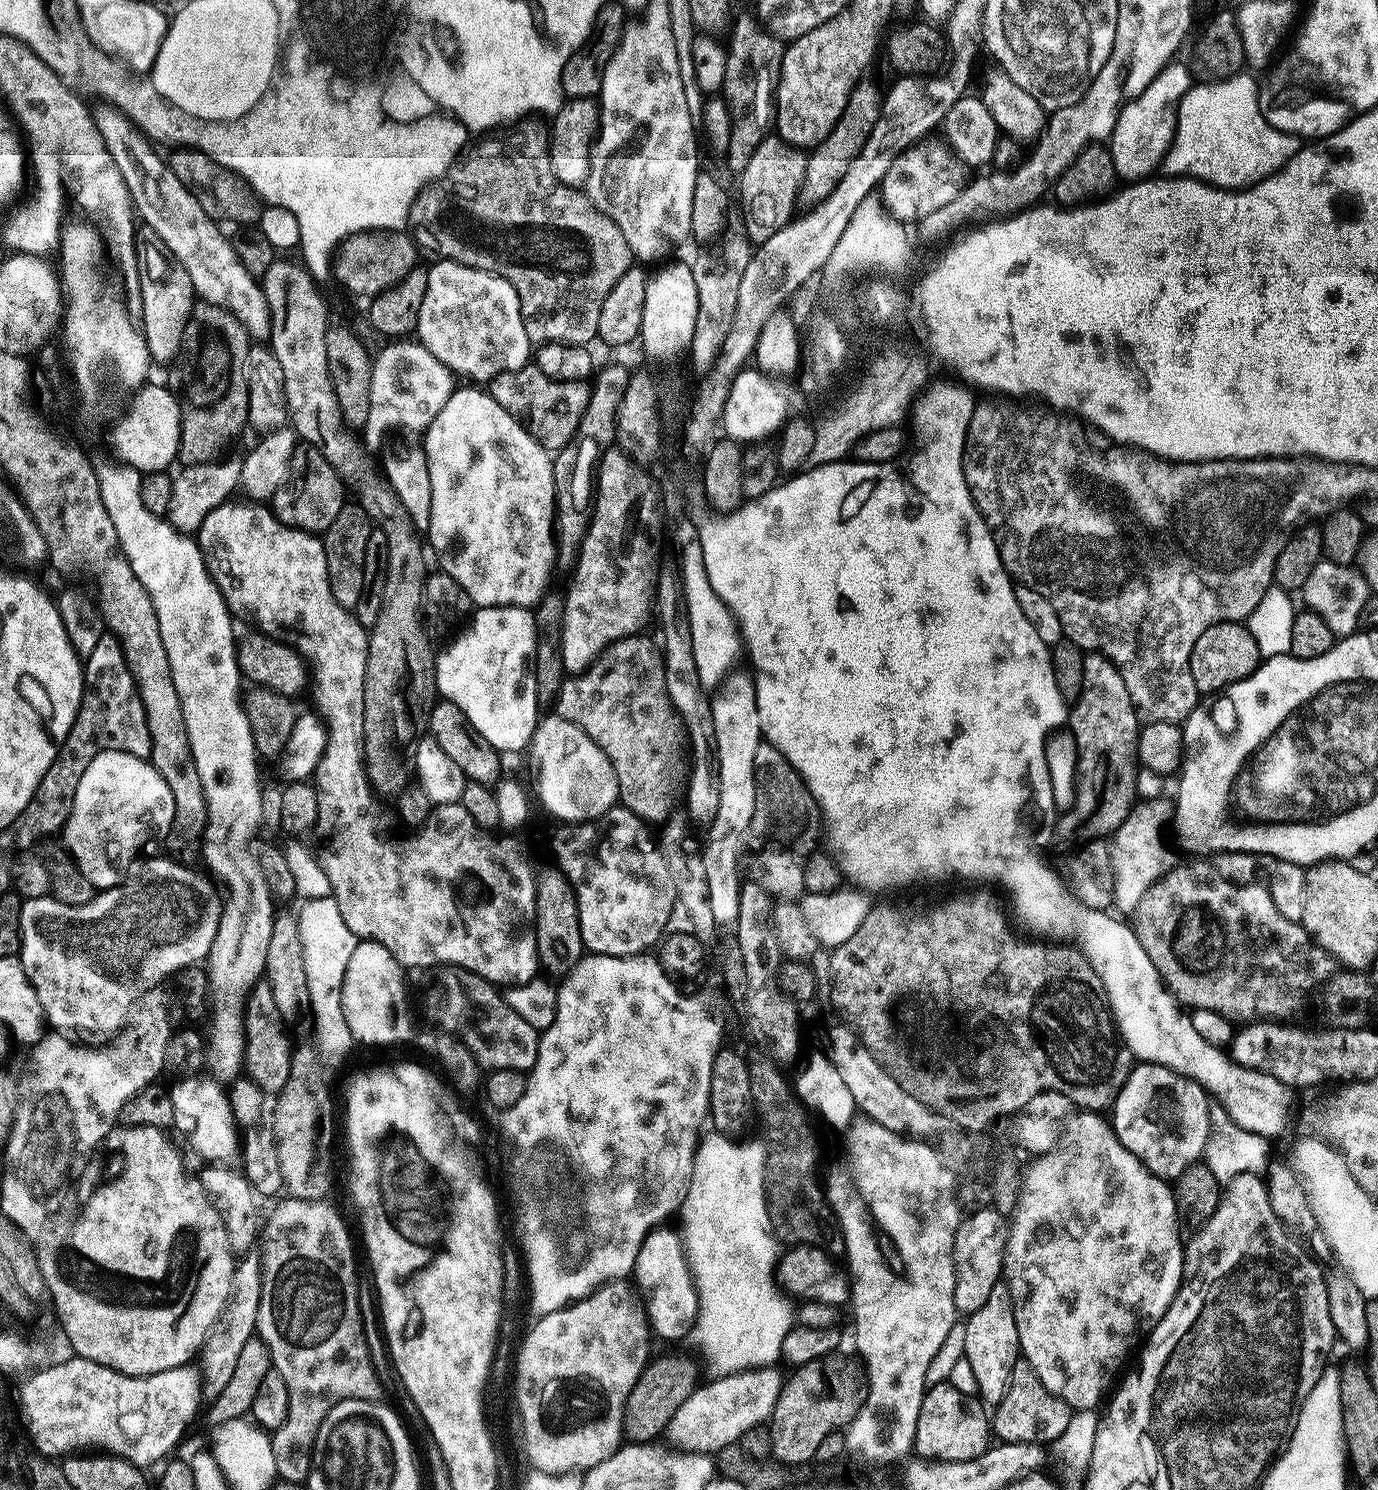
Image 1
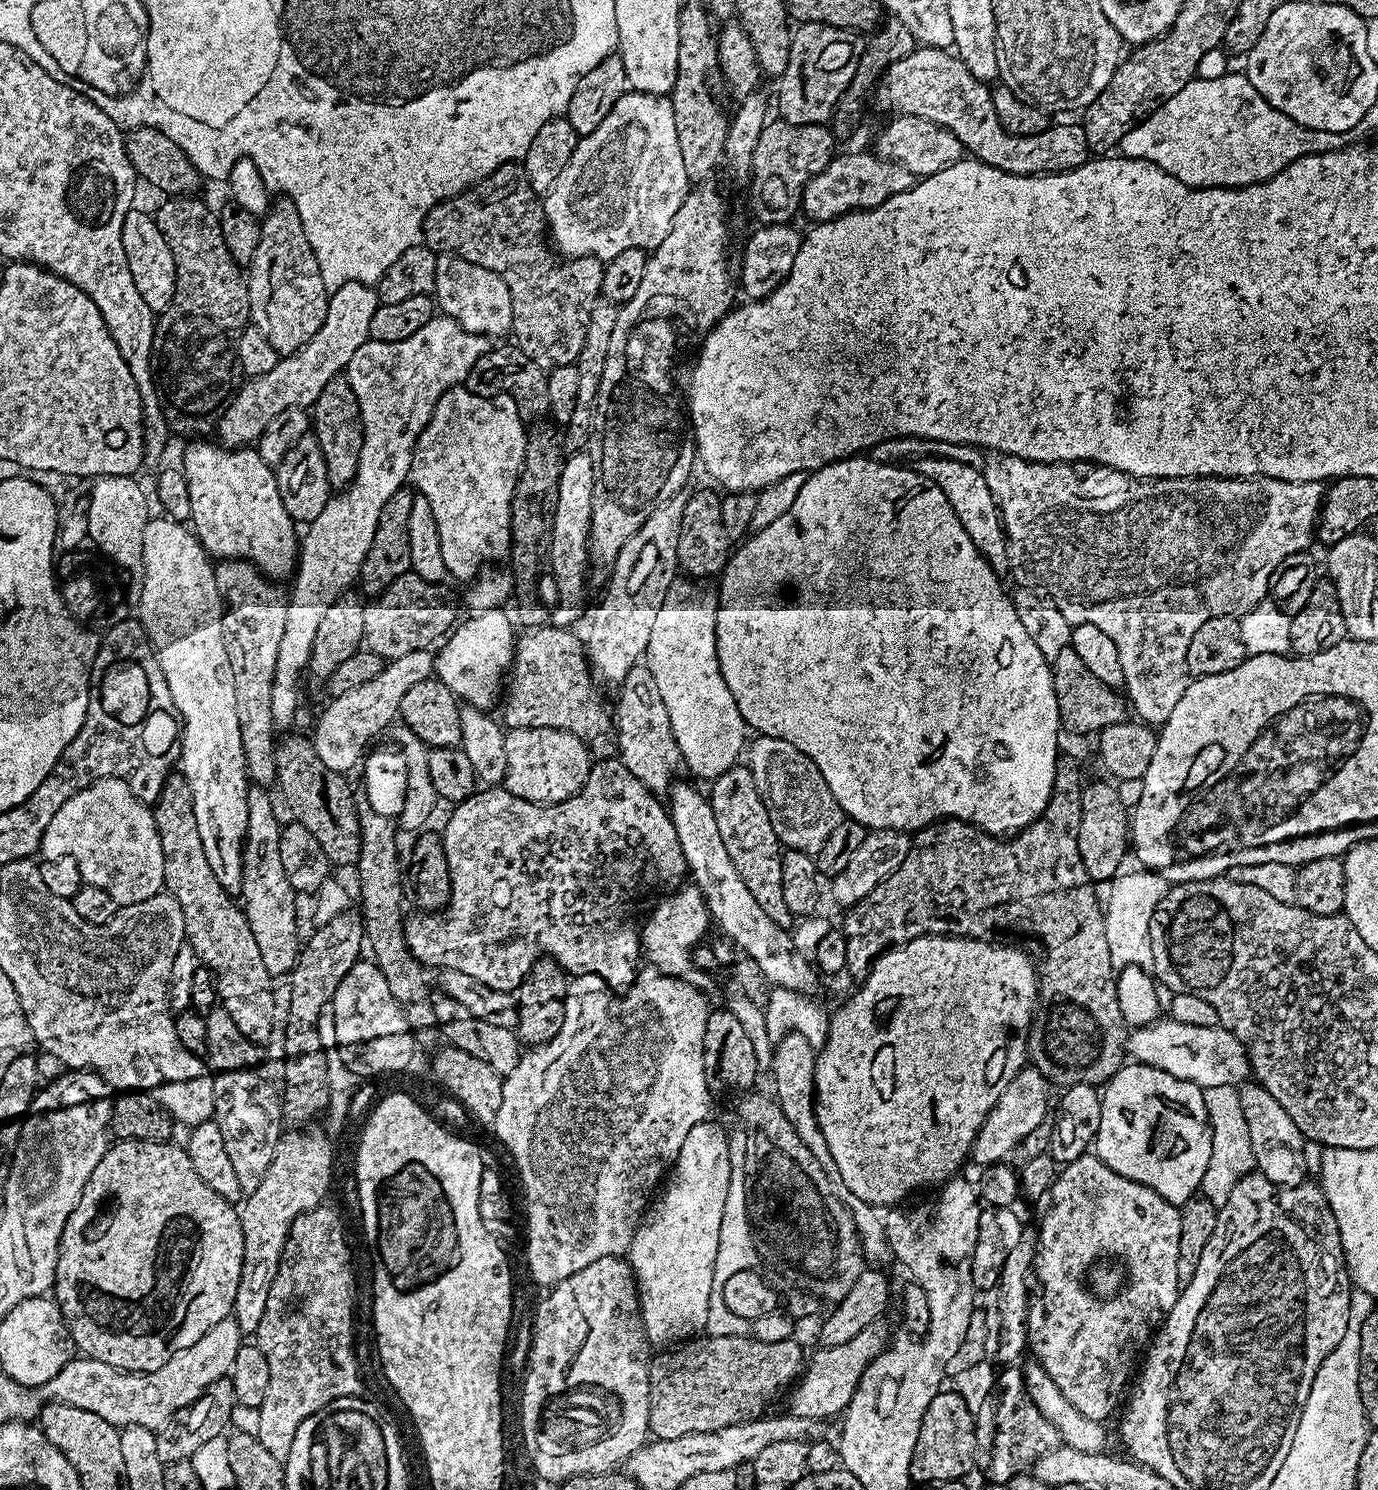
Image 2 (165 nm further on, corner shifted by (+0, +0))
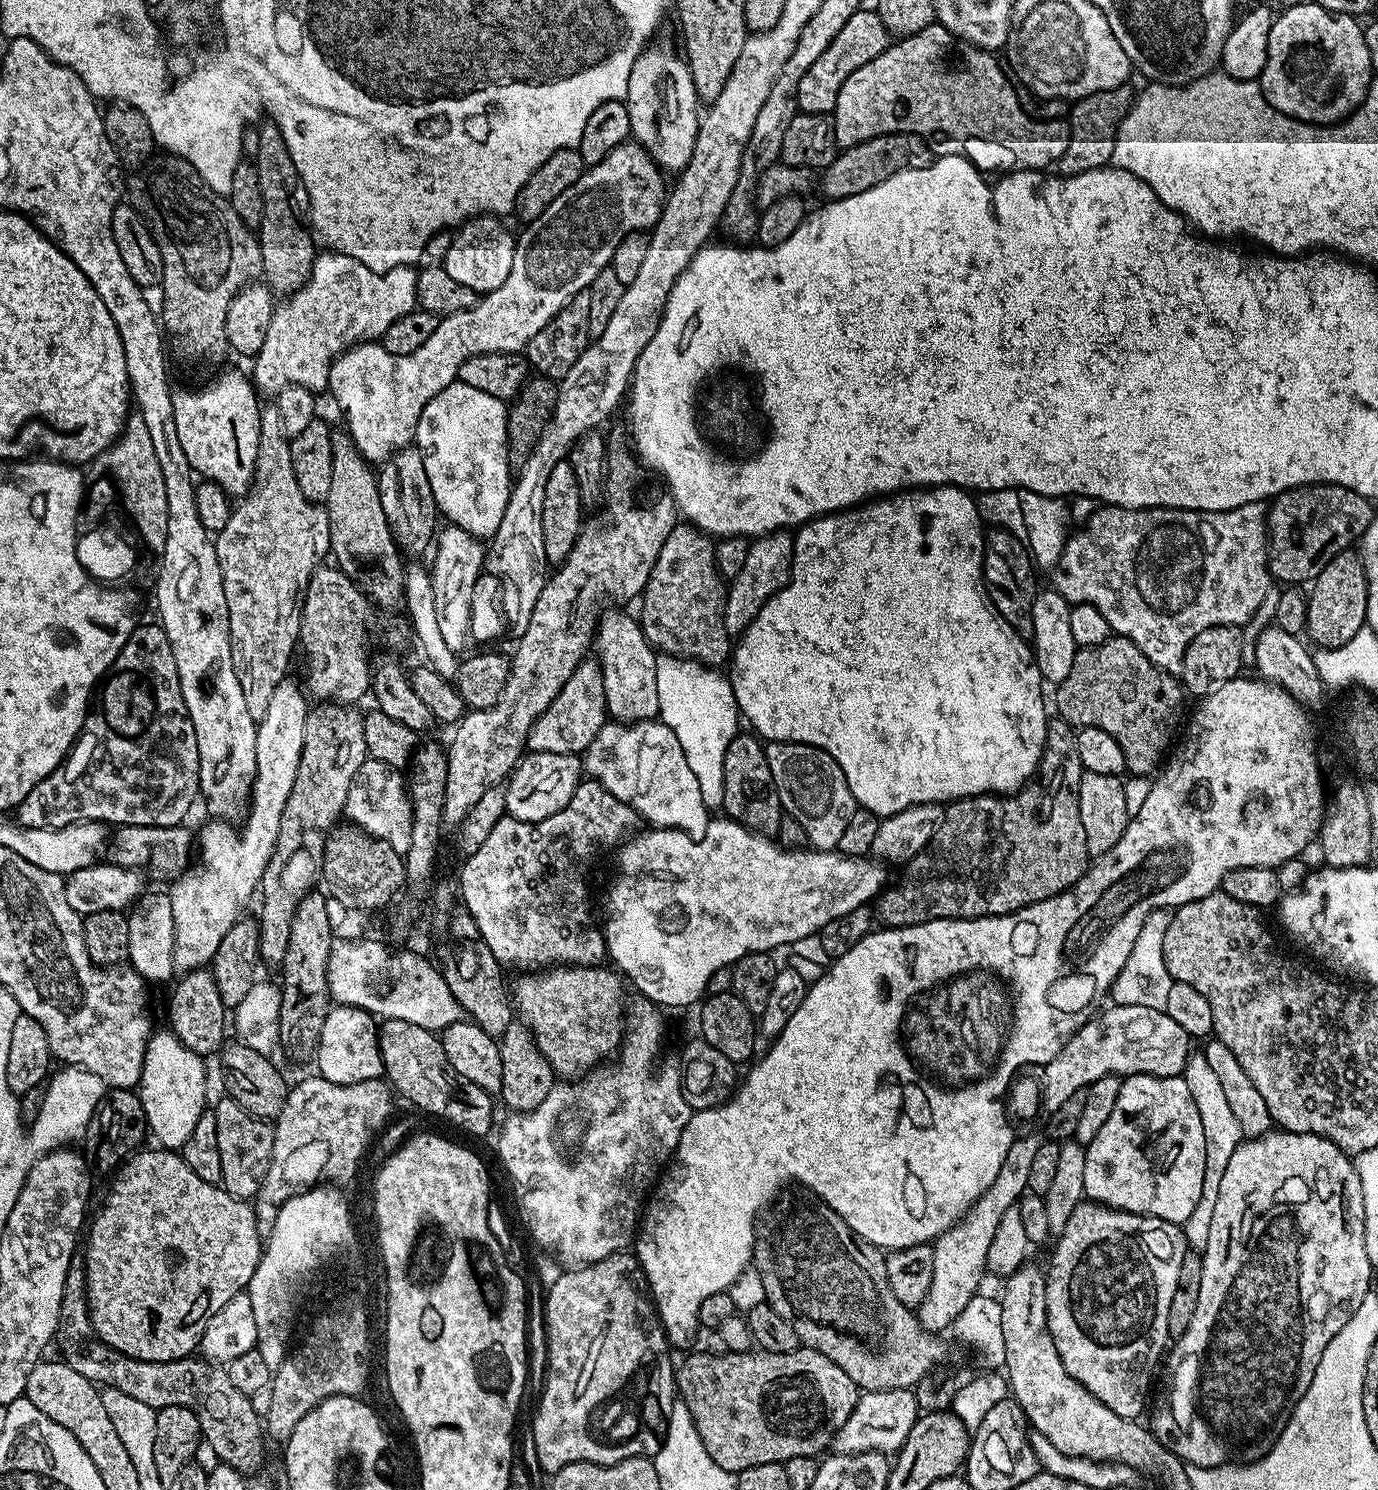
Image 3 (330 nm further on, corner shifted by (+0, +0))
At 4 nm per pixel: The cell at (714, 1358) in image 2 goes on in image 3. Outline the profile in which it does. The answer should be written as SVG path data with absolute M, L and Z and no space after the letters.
M799 1346L790 1353L725 1351L723 1355L696 1352L681 1364L679 1361L674 1375L679 1399L694 1420L698 1438L702 1438L702 1446L706 1446L706 1454L710 1454L722 1470L733 1474L750 1466L783 1464L790 1458L819 1457L825 1451L823 1448L835 1441L837 1428L850 1418L862 1395L842 1366L834 1366L826 1354L818 1354L813 1348Z

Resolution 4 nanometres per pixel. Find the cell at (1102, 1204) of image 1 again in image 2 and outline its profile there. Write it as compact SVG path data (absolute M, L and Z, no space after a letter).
M1085 1154L1078 1157L1074 1162L1063 1165L1059 1169L1056 1181L1050 1193L1052 1209L1048 1212L1048 1217L1040 1226L1040 1236L1036 1245L1036 1263L1034 1265L1034 1276L1040 1279L1040 1297L1031 1301L1028 1309L1028 1338L1030 1341L1030 1352L1033 1352L1035 1359L1050 1378L1054 1378L1054 1384L1072 1406L1080 1414L1086 1414L1086 1418L1107 1421L1107 1416L1119 1409L1120 1395L1124 1392L1124 1387L1128 1384L1128 1379L1132 1376L1132 1363L1136 1359L1141 1359L1142 1353L1149 1347L1154 1336L1154 1327L1163 1325L1164 1317L1174 1306L1177 1296L1180 1294L1181 1285L1178 1282L1178 1238L1182 1238L1182 1218L1180 1208L1171 1204L1162 1194L1158 1194L1150 1186L1142 1182L1136 1182L1122 1174L1115 1172L1100 1160L1095 1154Z

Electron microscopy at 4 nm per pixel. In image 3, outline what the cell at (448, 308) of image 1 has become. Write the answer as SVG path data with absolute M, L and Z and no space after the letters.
M481 214L464 221L453 235L450 250L446 250L442 261L442 266L446 270L446 274L450 274L450 278L462 282L462 286L470 286L470 290L474 290L477 294L498 290L498 286L502 286L502 282L506 282L506 278L510 274L510 266L514 266L516 241L513 233L508 233L507 226L500 220L503 219L496 214Z

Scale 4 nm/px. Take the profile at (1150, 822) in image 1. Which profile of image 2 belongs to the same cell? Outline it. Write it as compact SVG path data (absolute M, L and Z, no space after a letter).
M1139 870L1140 872L1125 871L1115 881L1116 889L1112 892L1112 909L1107 909L1106 919L1102 924L1102 930L1108 935L1108 947L1111 959L1121 960L1124 966L1144 966L1152 956L1152 919L1160 908L1160 903L1166 900L1170 892L1169 881L1165 880L1155 870Z

